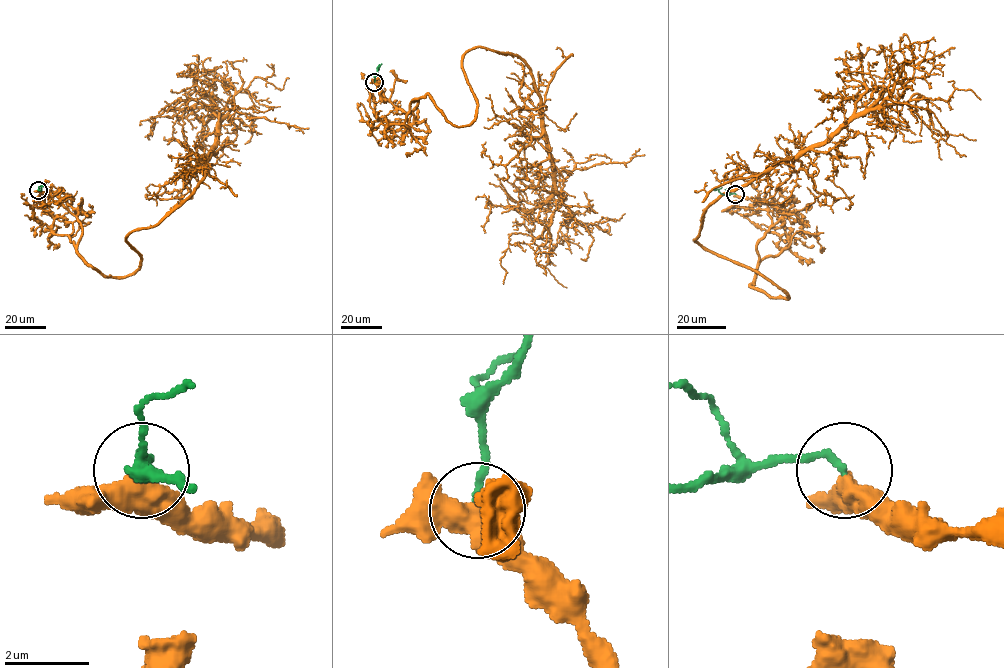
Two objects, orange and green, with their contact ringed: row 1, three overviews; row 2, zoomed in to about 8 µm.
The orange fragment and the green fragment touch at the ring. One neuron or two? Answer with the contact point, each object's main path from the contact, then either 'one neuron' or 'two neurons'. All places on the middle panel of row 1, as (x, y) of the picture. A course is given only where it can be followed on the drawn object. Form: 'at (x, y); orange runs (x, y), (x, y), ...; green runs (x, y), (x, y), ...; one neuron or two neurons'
at (374, 82); orange runs (374, 81), (465, 126), (466, 52), (530, 70), (560, 205), (537, 238), (509, 236), (503, 284); green runs (374, 81), (381, 63); two neurons

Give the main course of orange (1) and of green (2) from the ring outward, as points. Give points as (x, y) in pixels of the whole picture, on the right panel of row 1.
1: (735, 194), (772, 220), (750, 286), (788, 297), (694, 240), (722, 195), (918, 94), (932, 131), (976, 139)
2: (735, 194), (724, 195), (714, 190)

